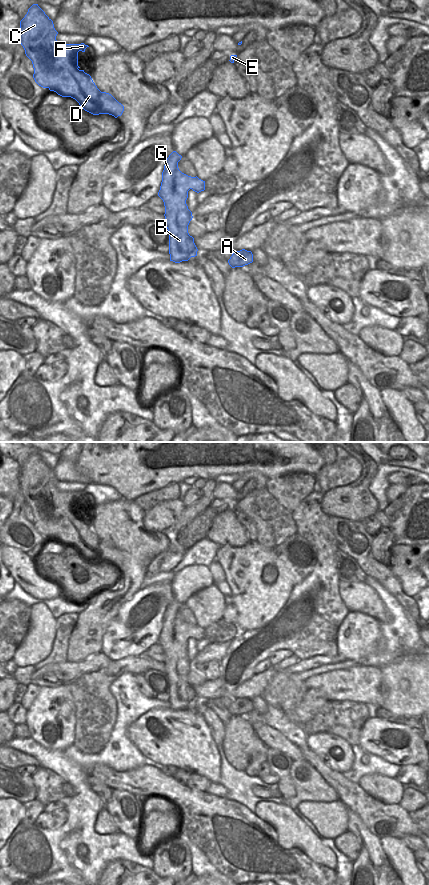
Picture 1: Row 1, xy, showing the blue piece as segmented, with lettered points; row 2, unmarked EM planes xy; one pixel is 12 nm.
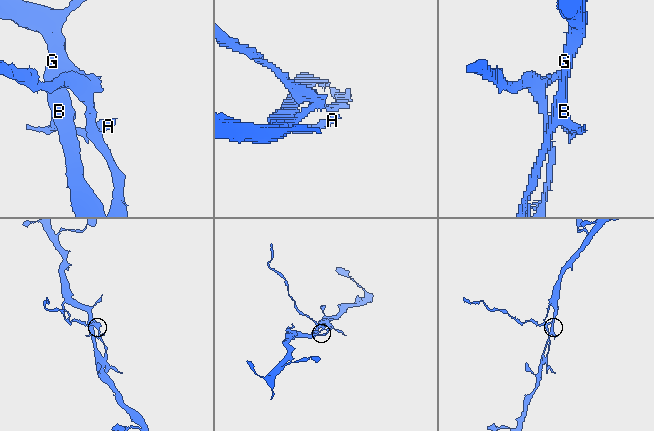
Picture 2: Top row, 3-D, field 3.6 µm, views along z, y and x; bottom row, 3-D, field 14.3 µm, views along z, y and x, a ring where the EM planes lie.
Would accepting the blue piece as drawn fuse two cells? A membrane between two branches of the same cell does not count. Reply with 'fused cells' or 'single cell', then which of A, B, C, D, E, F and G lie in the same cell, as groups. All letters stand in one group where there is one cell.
single cell | A B C D E F G

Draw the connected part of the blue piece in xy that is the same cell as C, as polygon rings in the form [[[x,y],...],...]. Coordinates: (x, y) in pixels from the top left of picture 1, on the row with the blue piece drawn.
[[[33,4],[25,17],[20,21],[20,43],[26,56],[32,61],[35,82],[50,91],[56,92],[62,97],[71,97],[87,112],[93,115],[109,114],[117,118],[124,111],[124,106],[111,94],[101,92],[91,76],[80,70],[78,66],[78,52],[85,52],[89,47],[81,44],[61,44],[56,40],[58,32],[54,28],[53,21],[38,6]]]

